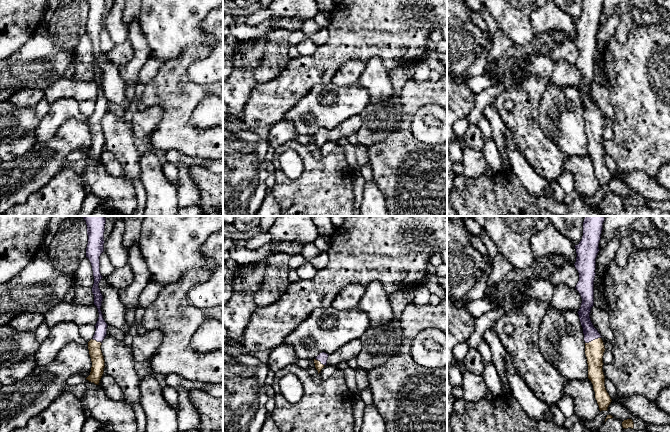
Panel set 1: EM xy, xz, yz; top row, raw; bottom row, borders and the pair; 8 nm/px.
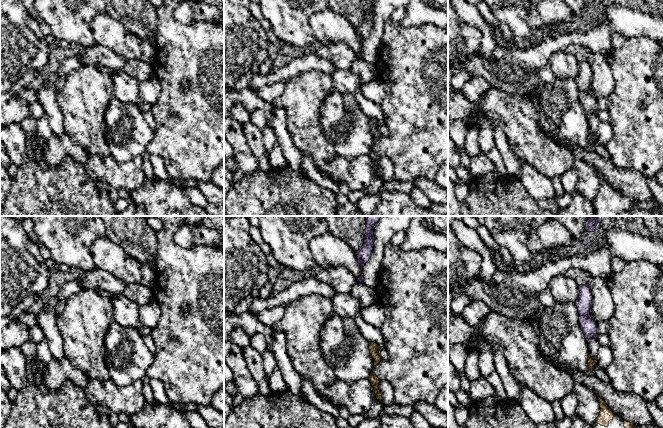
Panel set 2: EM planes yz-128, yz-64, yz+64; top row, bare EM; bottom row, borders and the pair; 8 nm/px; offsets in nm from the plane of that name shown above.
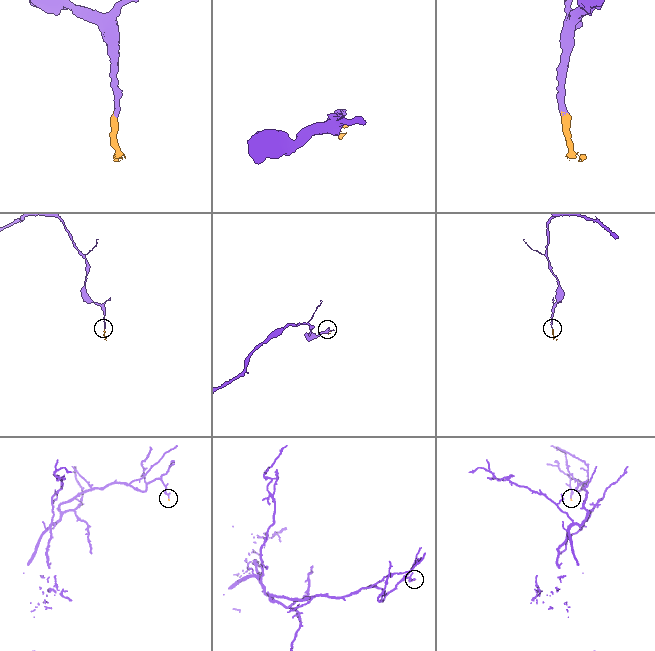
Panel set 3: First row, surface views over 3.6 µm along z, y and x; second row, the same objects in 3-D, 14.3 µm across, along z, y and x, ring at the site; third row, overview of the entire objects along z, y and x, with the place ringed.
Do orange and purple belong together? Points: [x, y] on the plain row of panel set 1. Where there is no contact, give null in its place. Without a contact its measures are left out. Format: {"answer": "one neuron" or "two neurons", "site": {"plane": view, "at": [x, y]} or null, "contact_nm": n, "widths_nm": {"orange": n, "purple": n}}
{"answer": "one neuron", "site": {"plane": "yz", "at": [593, 116]}, "contact_nm": 140, "widths_nm": {"orange": 160, "purple": 110}}

